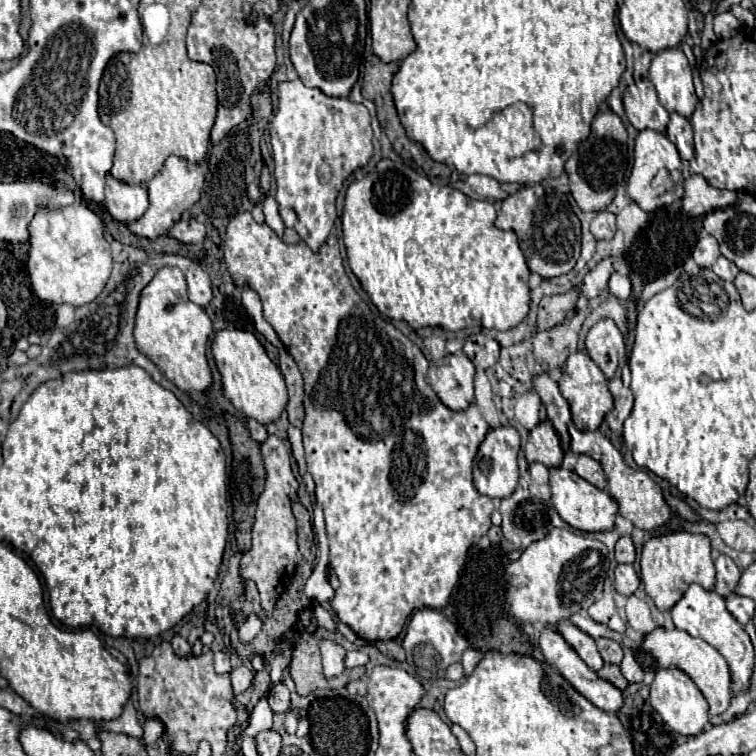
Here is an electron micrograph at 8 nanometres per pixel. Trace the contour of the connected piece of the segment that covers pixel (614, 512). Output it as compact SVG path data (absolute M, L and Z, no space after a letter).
M556 467L550 471L550 489L552 489L552 503L558 515L574 529L580 531L610 531L614 529L614 521L618 517L618 503L610 497L608 491L596 489L592 483L578 477L574 471L564 467Z

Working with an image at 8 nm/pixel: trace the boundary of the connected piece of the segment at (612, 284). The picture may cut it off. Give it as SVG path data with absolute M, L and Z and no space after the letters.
M612 273L610 281L608 281L608 289L612 291L612 295L616 295L618 299L626 301L630 297L630 279L620 275L620 273Z

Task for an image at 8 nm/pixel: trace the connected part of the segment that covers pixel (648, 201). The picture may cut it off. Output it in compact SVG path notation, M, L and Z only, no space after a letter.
M640 131L638 137L636 137L636 149L634 149L634 167L632 167L632 173L630 173L630 179L628 179L628 195L630 199L634 199L638 203L638 207L646 213L652 213L660 207L660 197L664 195L666 187L658 187L654 189L652 187L652 179L656 177L656 173L660 169L682 169L682 161L680 161L680 155L678 155L678 149L674 147L674 143L664 135L664 133L658 133L658 131Z

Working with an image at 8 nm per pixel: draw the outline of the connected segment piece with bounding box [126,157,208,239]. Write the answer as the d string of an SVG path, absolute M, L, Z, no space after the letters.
M168 157L164 163L164 169L160 173L156 173L156 177L152 181L146 183L146 191L148 191L146 213L142 217L138 217L136 221L126 223L128 229L134 235L146 237L146 239L156 239L156 237L166 235L172 229L172 225L180 219L180 215L200 199L200 189L202 189L206 171L208 171L208 161L190 163L182 157Z

